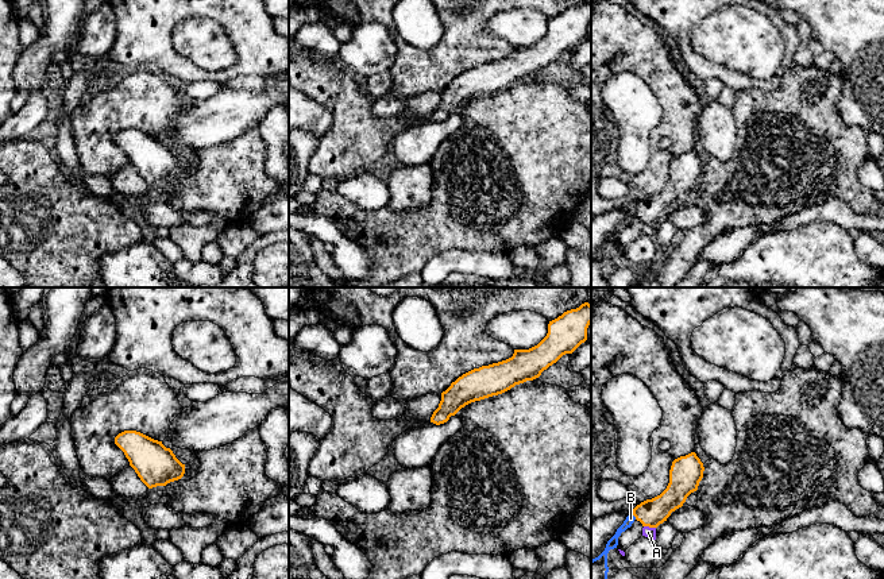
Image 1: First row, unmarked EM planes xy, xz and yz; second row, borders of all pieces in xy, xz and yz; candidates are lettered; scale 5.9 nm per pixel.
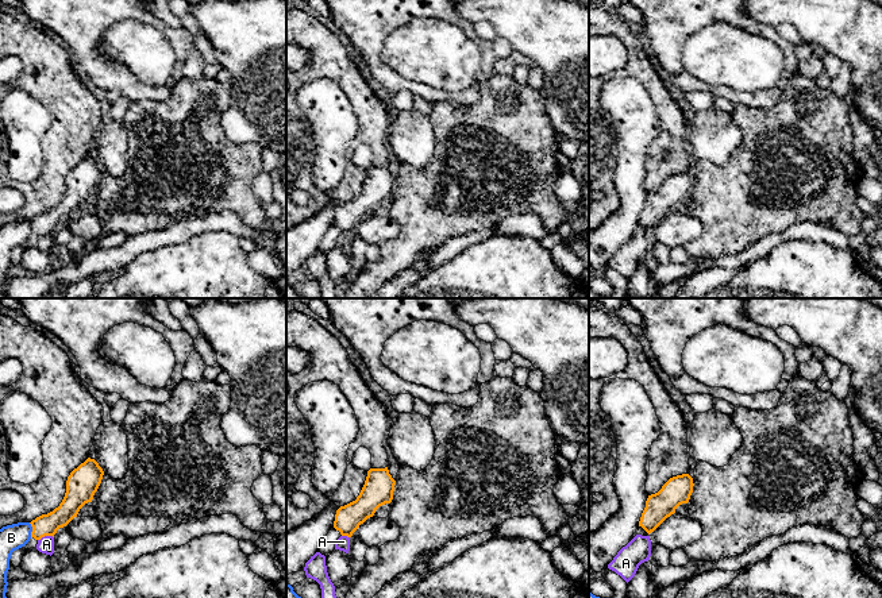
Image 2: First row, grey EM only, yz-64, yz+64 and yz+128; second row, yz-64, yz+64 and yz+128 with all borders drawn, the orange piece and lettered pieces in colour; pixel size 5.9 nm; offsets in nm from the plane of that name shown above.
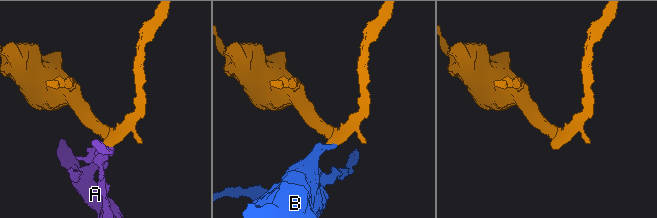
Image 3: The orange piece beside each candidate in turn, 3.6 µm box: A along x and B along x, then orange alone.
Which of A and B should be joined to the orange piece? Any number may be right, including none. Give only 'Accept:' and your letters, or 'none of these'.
Accept: none of these

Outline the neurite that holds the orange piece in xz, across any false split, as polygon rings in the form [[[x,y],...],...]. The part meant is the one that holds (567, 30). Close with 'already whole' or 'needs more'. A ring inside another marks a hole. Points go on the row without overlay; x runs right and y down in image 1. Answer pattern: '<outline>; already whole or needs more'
[[[582,1],[549,19],[547,34],[529,47],[514,47],[512,55],[474,66],[459,74],[441,90],[431,120],[440,123],[466,103],[502,92],[516,82],[533,78],[563,53],[572,51],[587,38],[591,3]]]; already whole

